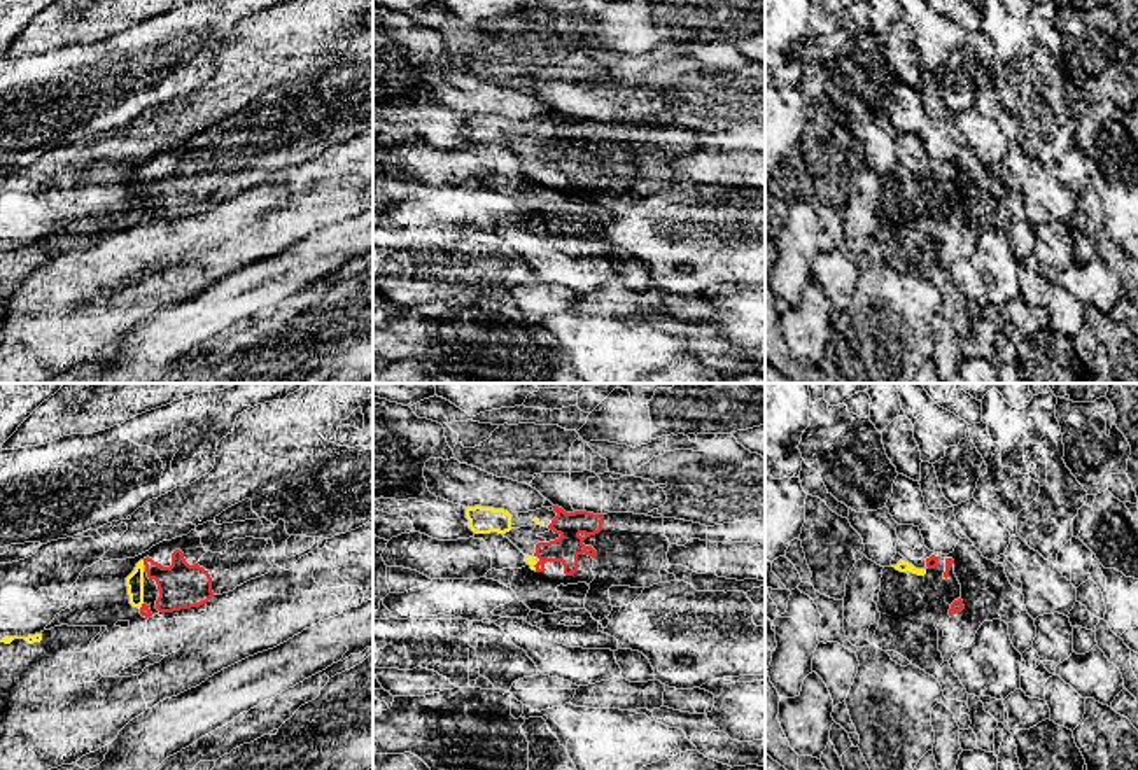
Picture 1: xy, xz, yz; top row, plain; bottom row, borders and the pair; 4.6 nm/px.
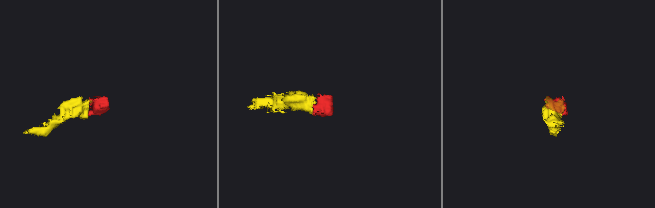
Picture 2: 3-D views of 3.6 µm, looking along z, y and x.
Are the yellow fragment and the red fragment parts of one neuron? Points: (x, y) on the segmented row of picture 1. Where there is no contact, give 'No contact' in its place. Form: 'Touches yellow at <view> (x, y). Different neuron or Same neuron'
Touches yellow at xy (142, 562). Same neuron

